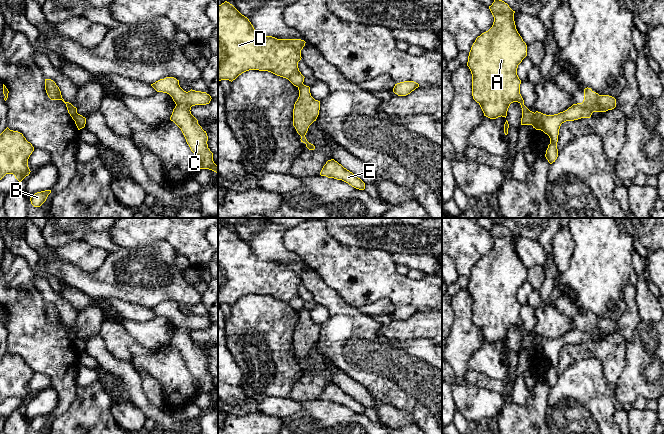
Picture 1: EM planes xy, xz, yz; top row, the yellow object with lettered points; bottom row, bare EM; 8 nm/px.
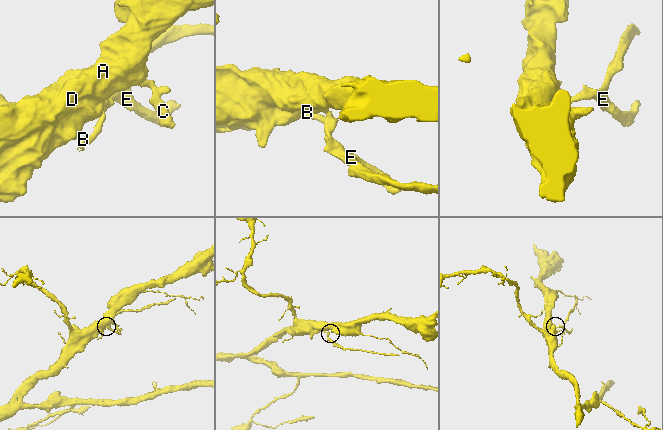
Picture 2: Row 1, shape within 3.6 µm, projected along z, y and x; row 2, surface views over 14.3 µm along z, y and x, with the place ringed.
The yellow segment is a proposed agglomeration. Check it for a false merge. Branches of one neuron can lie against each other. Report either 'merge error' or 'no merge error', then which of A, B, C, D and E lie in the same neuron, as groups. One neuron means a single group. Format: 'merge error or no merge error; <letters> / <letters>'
merge error; A C D / B E

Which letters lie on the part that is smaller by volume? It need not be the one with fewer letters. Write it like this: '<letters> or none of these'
B, E

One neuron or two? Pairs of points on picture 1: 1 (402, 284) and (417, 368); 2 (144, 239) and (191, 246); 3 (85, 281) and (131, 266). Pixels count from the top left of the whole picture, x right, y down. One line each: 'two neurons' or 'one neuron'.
1: two neurons
2: one neuron
3: one neuron

